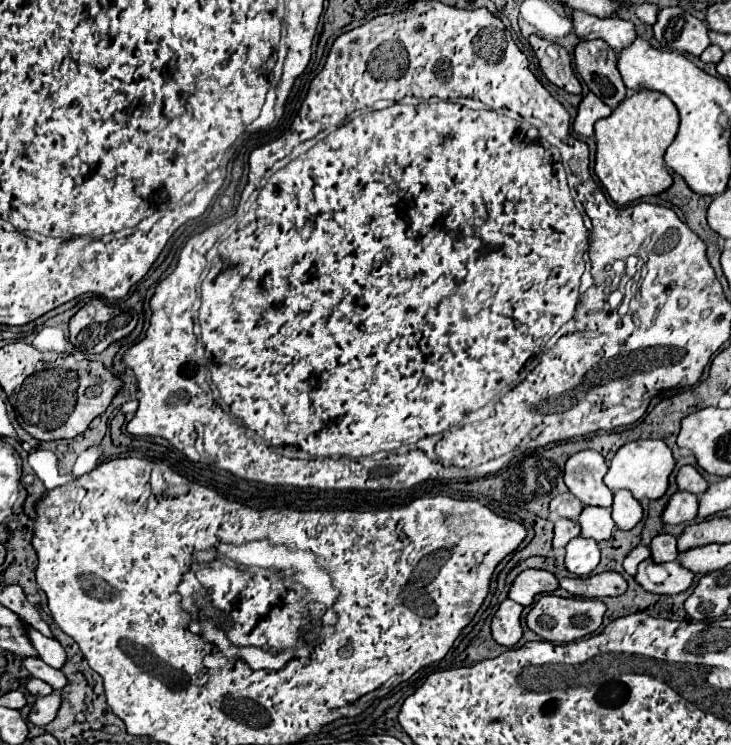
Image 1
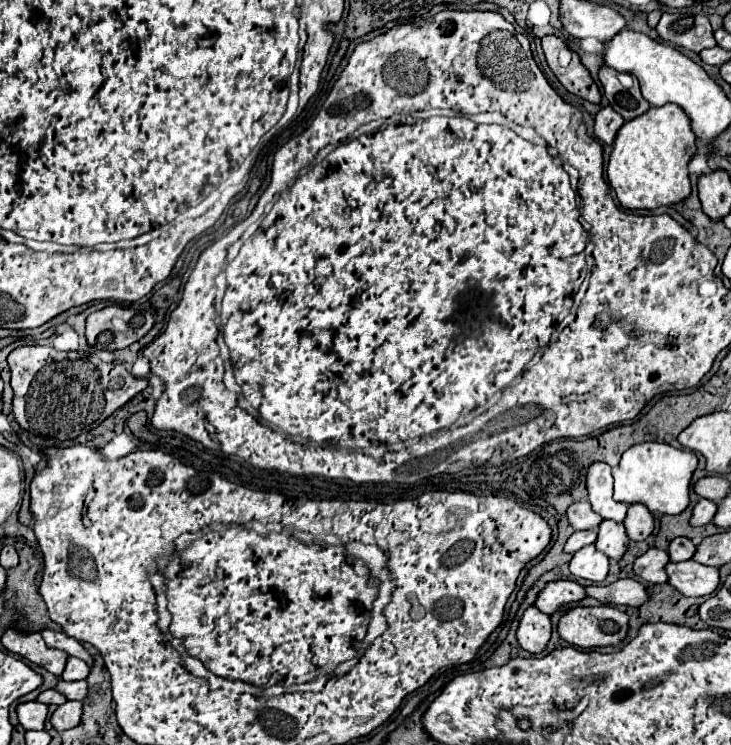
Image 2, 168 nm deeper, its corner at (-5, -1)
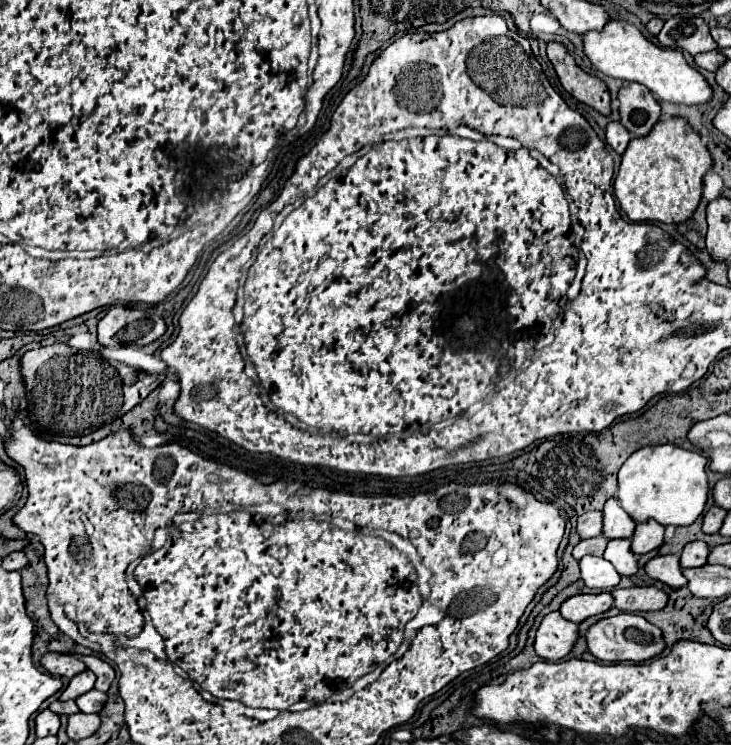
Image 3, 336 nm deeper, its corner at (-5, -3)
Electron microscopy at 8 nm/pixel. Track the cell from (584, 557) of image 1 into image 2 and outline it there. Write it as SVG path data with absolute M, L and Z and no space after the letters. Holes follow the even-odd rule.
M586 545L574 553L574 557L570 561L570 573L574 577L582 577L582 579L600 583L608 575L608 565L610 565L610 561L604 553L598 553L598 549L594 545Z

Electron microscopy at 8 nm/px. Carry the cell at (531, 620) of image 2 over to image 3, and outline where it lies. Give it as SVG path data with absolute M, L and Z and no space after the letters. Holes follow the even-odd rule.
M558 611L548 613L536 633L534 649L542 659L558 661L566 657L580 637L578 625L564 619Z

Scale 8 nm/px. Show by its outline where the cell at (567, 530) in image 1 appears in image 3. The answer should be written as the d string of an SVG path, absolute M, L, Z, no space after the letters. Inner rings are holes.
M598 535L598 537L594 537L594 539L584 539L584 541L580 541L576 547L574 547L574 559L582 559L584 555L602 555L604 553L604 549L606 549L606 543L608 543L608 539L604 537L604 535Z

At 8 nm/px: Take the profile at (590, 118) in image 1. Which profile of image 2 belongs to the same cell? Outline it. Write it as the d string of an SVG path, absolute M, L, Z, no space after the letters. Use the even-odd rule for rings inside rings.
M606 105L594 117L594 135L600 141L604 141L606 145L612 145L612 141L614 141L618 129L622 127L622 123L624 123L624 119L610 105Z

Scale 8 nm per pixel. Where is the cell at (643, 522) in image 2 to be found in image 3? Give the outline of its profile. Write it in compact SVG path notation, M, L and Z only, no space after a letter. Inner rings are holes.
M648 521L648 523L638 523L634 539L632 539L632 551L636 555L650 553L664 543L664 527L660 523Z

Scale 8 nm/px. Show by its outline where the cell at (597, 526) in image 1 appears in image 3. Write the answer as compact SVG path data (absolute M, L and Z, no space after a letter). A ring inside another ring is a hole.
M614 539L608 543L604 559L610 561L614 565L614 569L620 575L632 577L638 573L638 561L634 557L634 553L630 551L630 541L628 539Z

